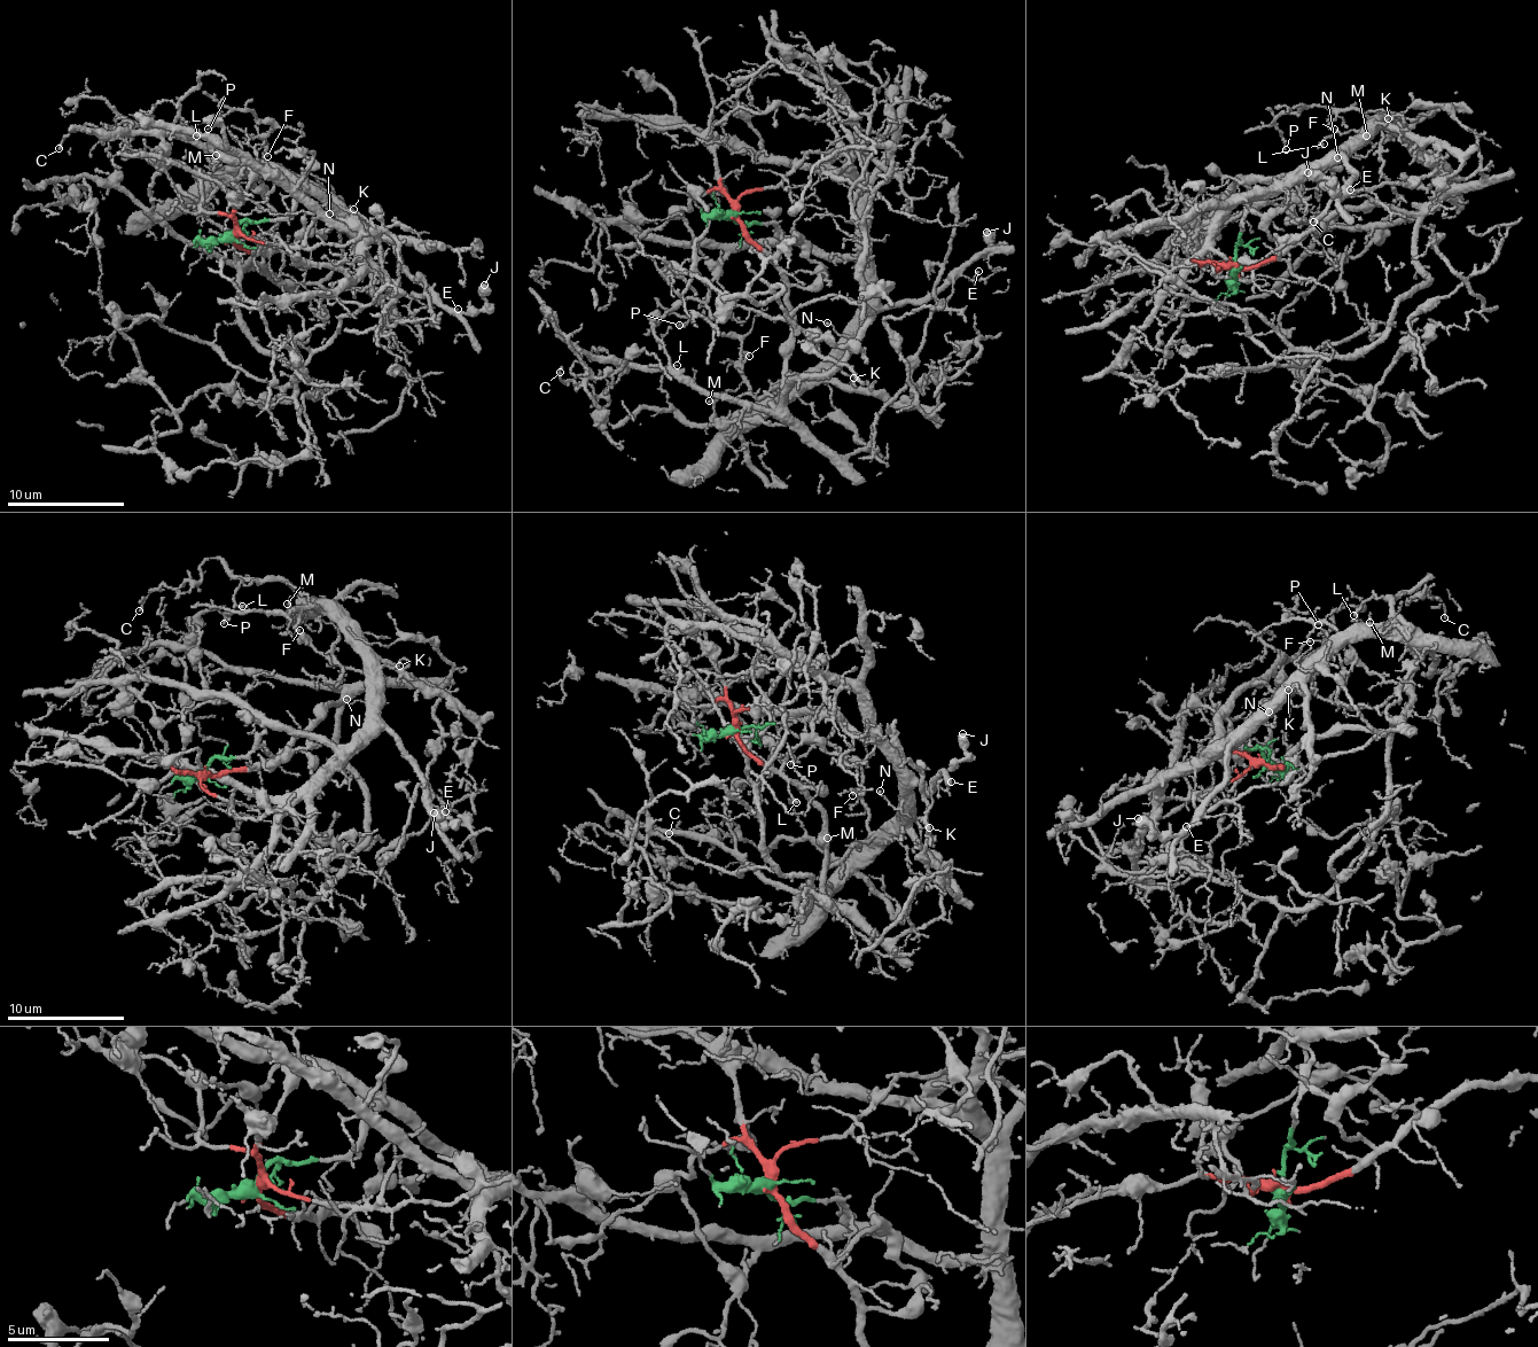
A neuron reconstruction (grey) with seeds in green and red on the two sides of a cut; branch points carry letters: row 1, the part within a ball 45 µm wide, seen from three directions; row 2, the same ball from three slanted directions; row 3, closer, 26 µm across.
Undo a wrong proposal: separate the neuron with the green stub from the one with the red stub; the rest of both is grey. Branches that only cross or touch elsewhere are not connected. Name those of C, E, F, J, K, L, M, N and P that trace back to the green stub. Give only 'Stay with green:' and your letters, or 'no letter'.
Stay with green: C, E, F, J, K, L, M, N, P

